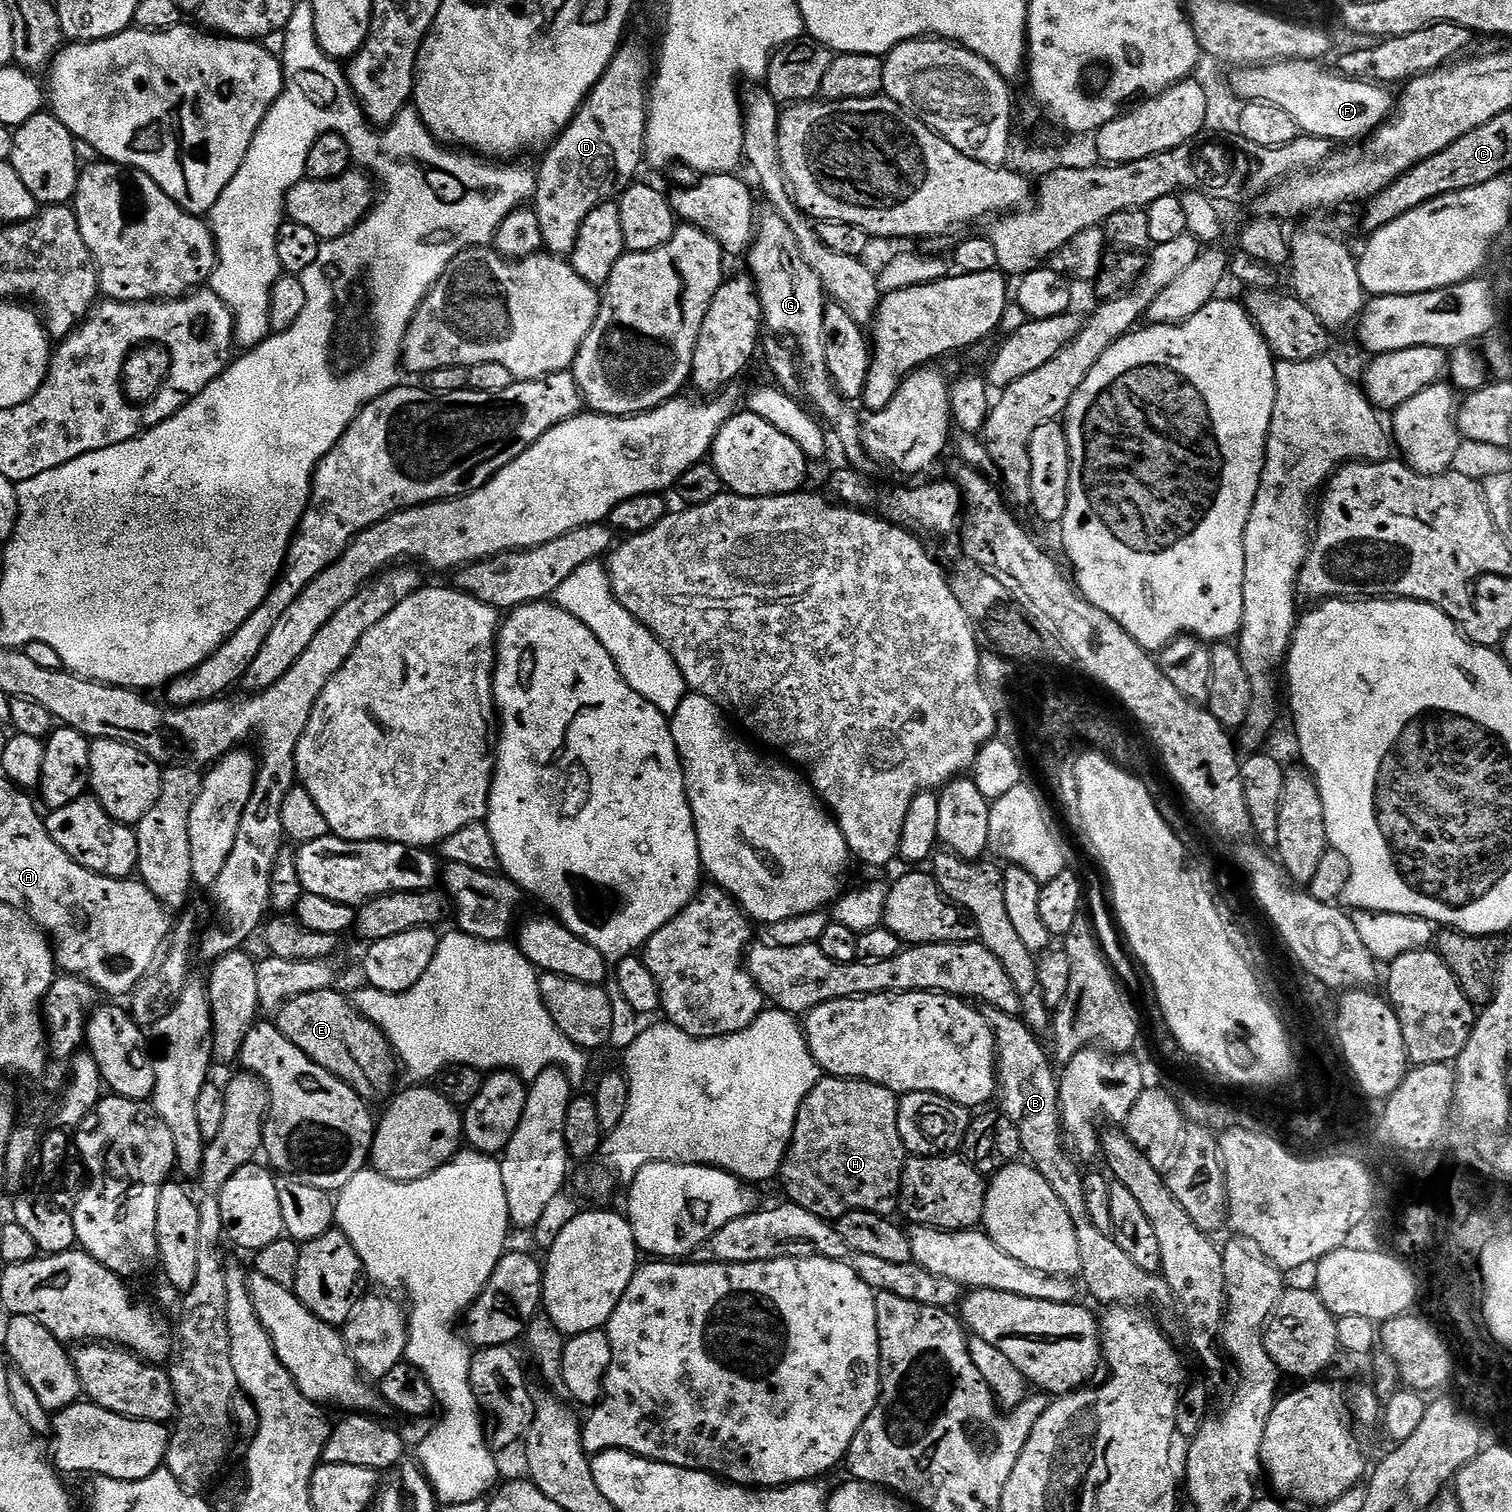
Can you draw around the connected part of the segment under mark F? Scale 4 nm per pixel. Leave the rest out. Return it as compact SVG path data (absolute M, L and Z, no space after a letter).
M1277 60L1259 68L1241 68L1231 73L1232 92L1244 102L1264 100L1282 106L1282 110L1294 118L1303 135L1333 142L1363 141L1392 115L1393 93L1391 96L1387 87L1375 82L1353 80L1351 76L1342 76L1335 71L1327 72L1324 66L1314 60Z

